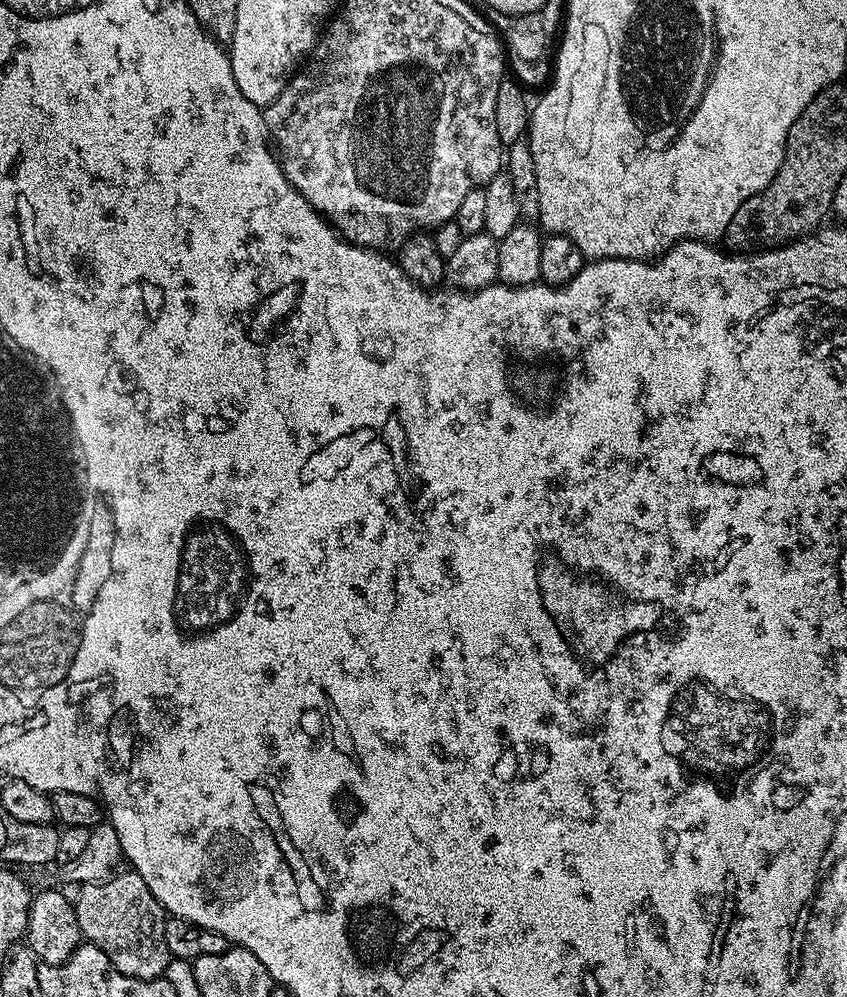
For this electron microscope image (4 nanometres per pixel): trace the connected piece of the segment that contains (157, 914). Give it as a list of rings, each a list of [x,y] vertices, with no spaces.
[[[134,870],[127,871],[121,871],[107,880],[84,882],[79,885],[80,893],[74,896],[74,907],[80,935],[95,948],[101,948],[110,958],[112,965],[122,974],[133,976],[135,980],[153,980],[165,975],[164,967],[167,966],[168,960],[170,961],[170,953],[164,941],[166,913],[153,898],[152,891],[146,886],[144,879]]]

